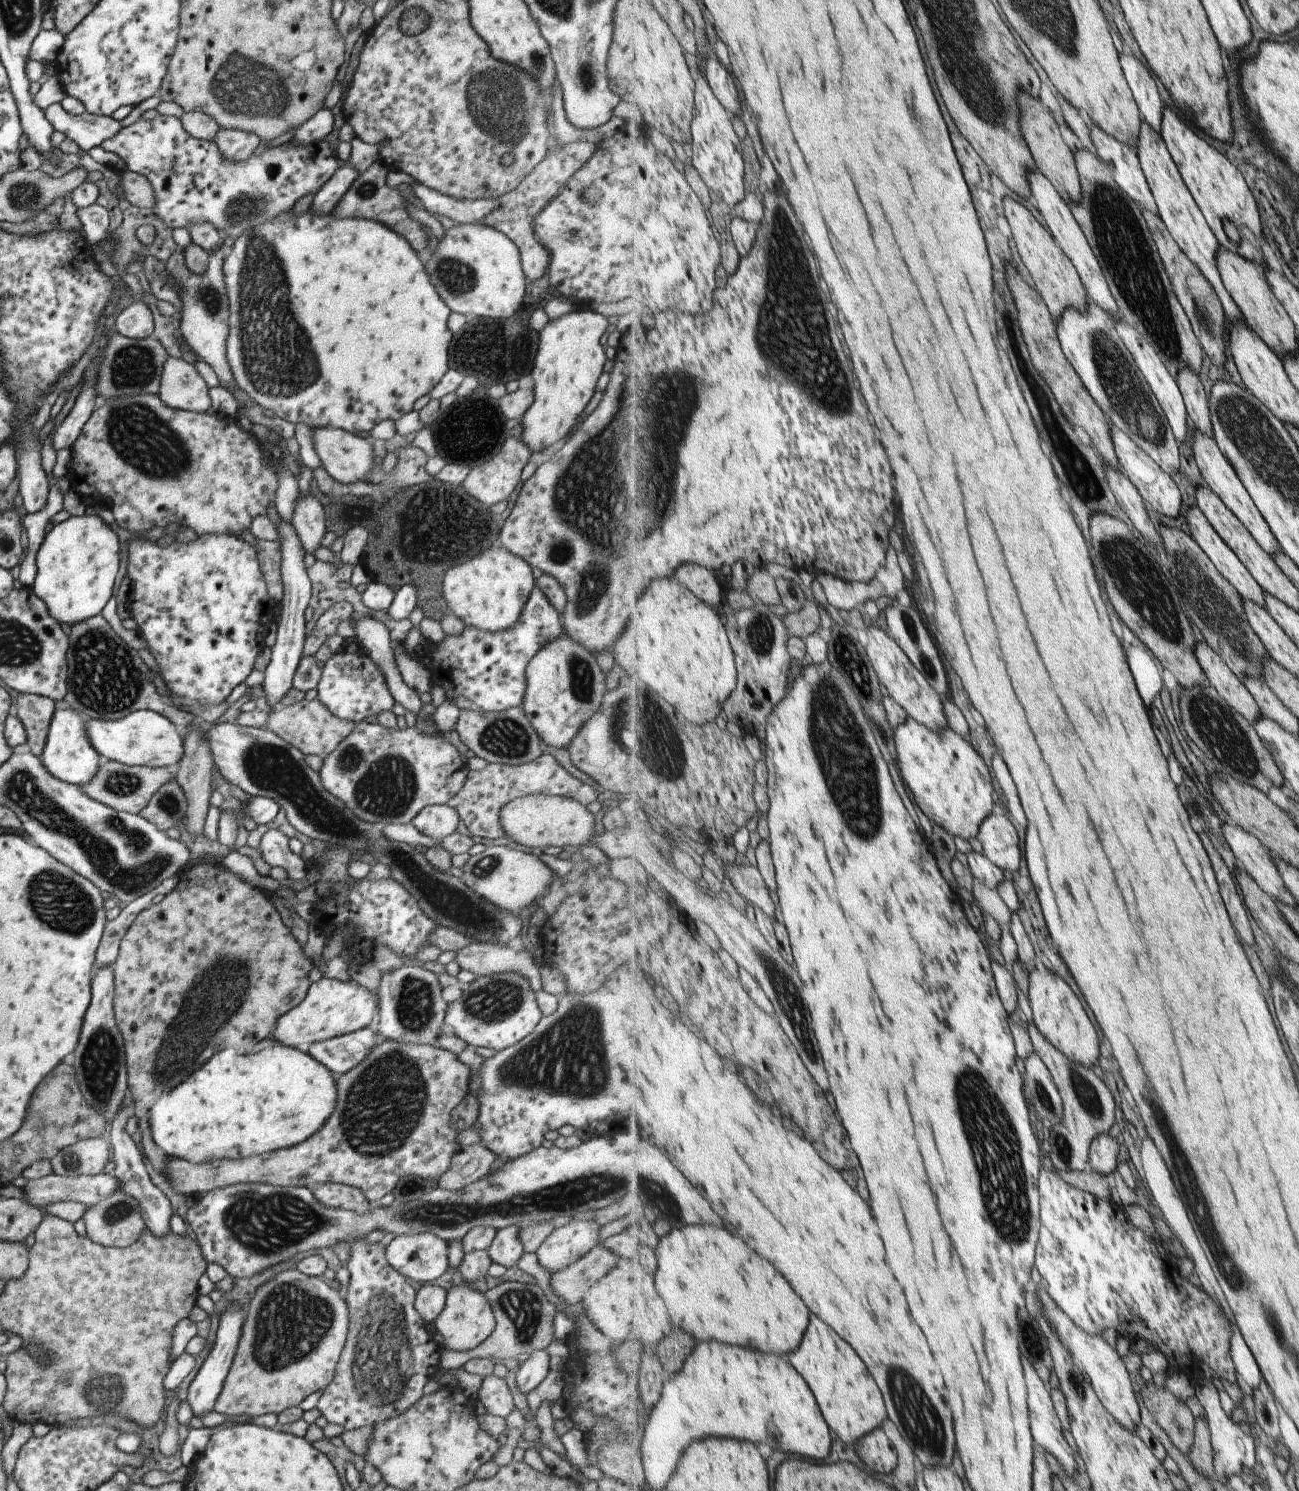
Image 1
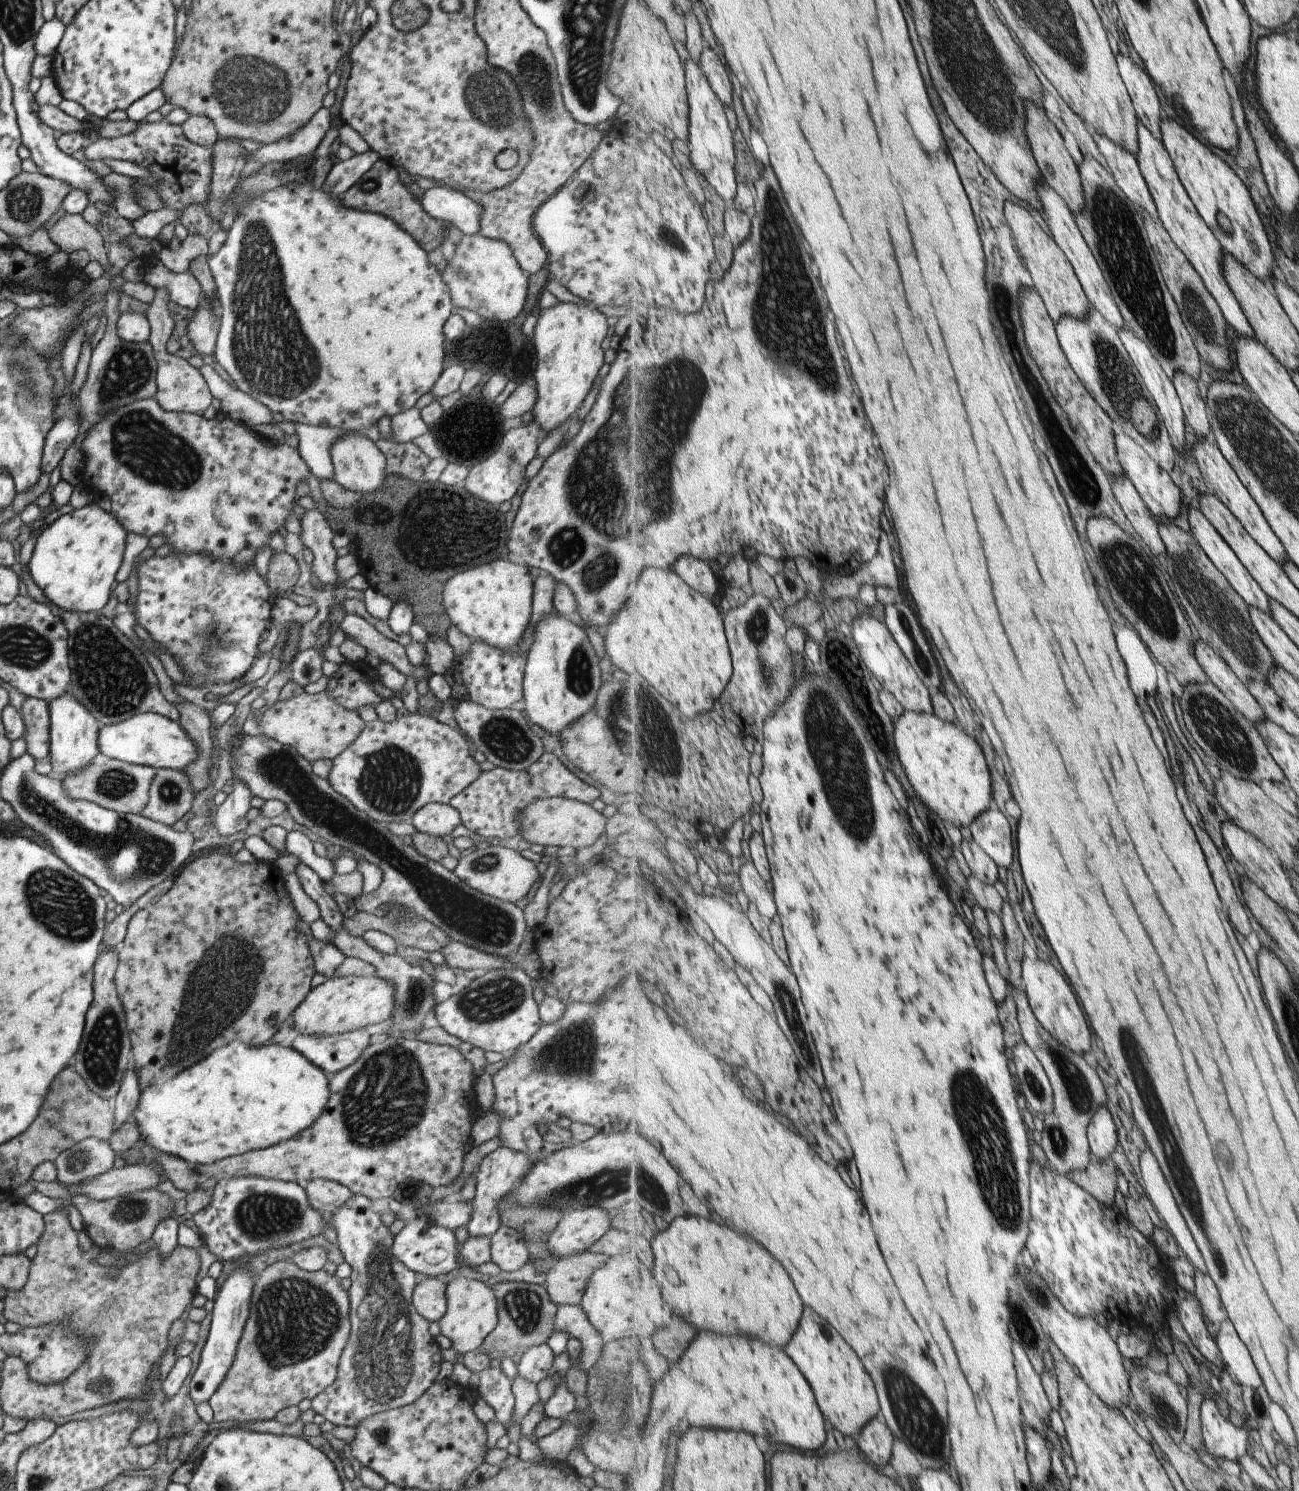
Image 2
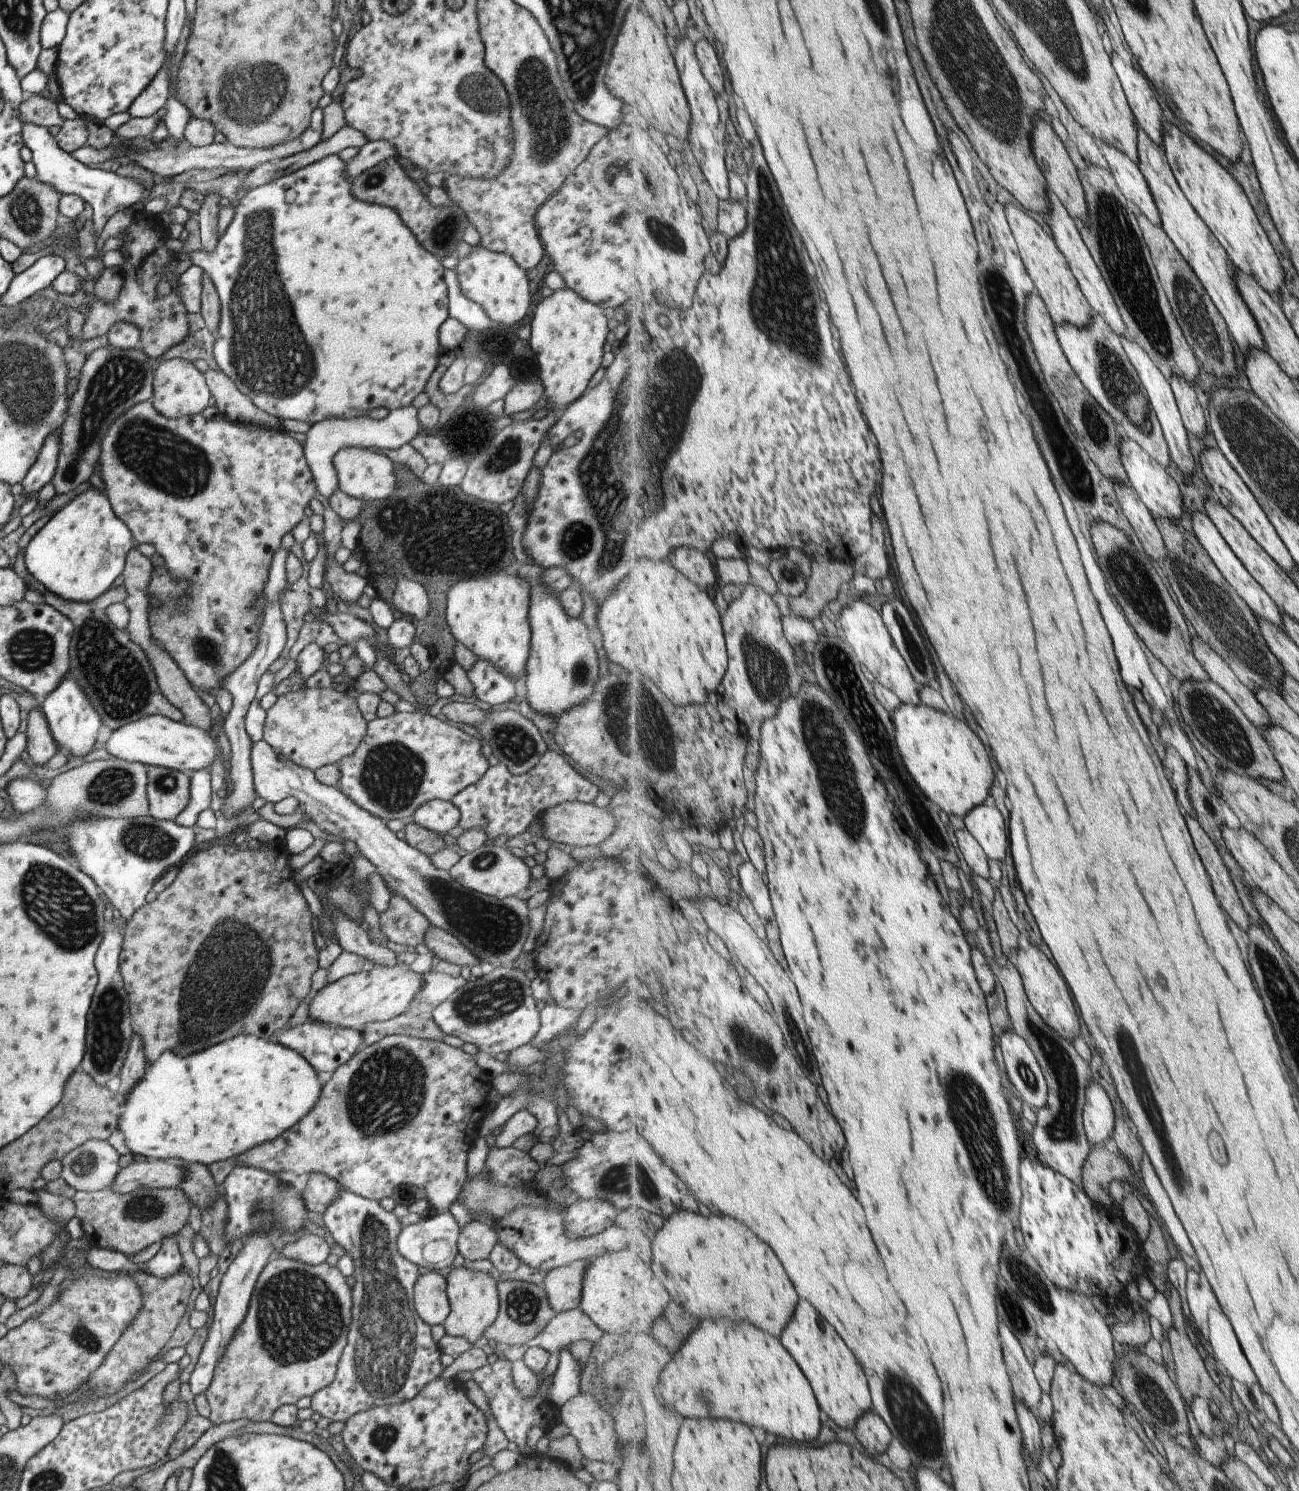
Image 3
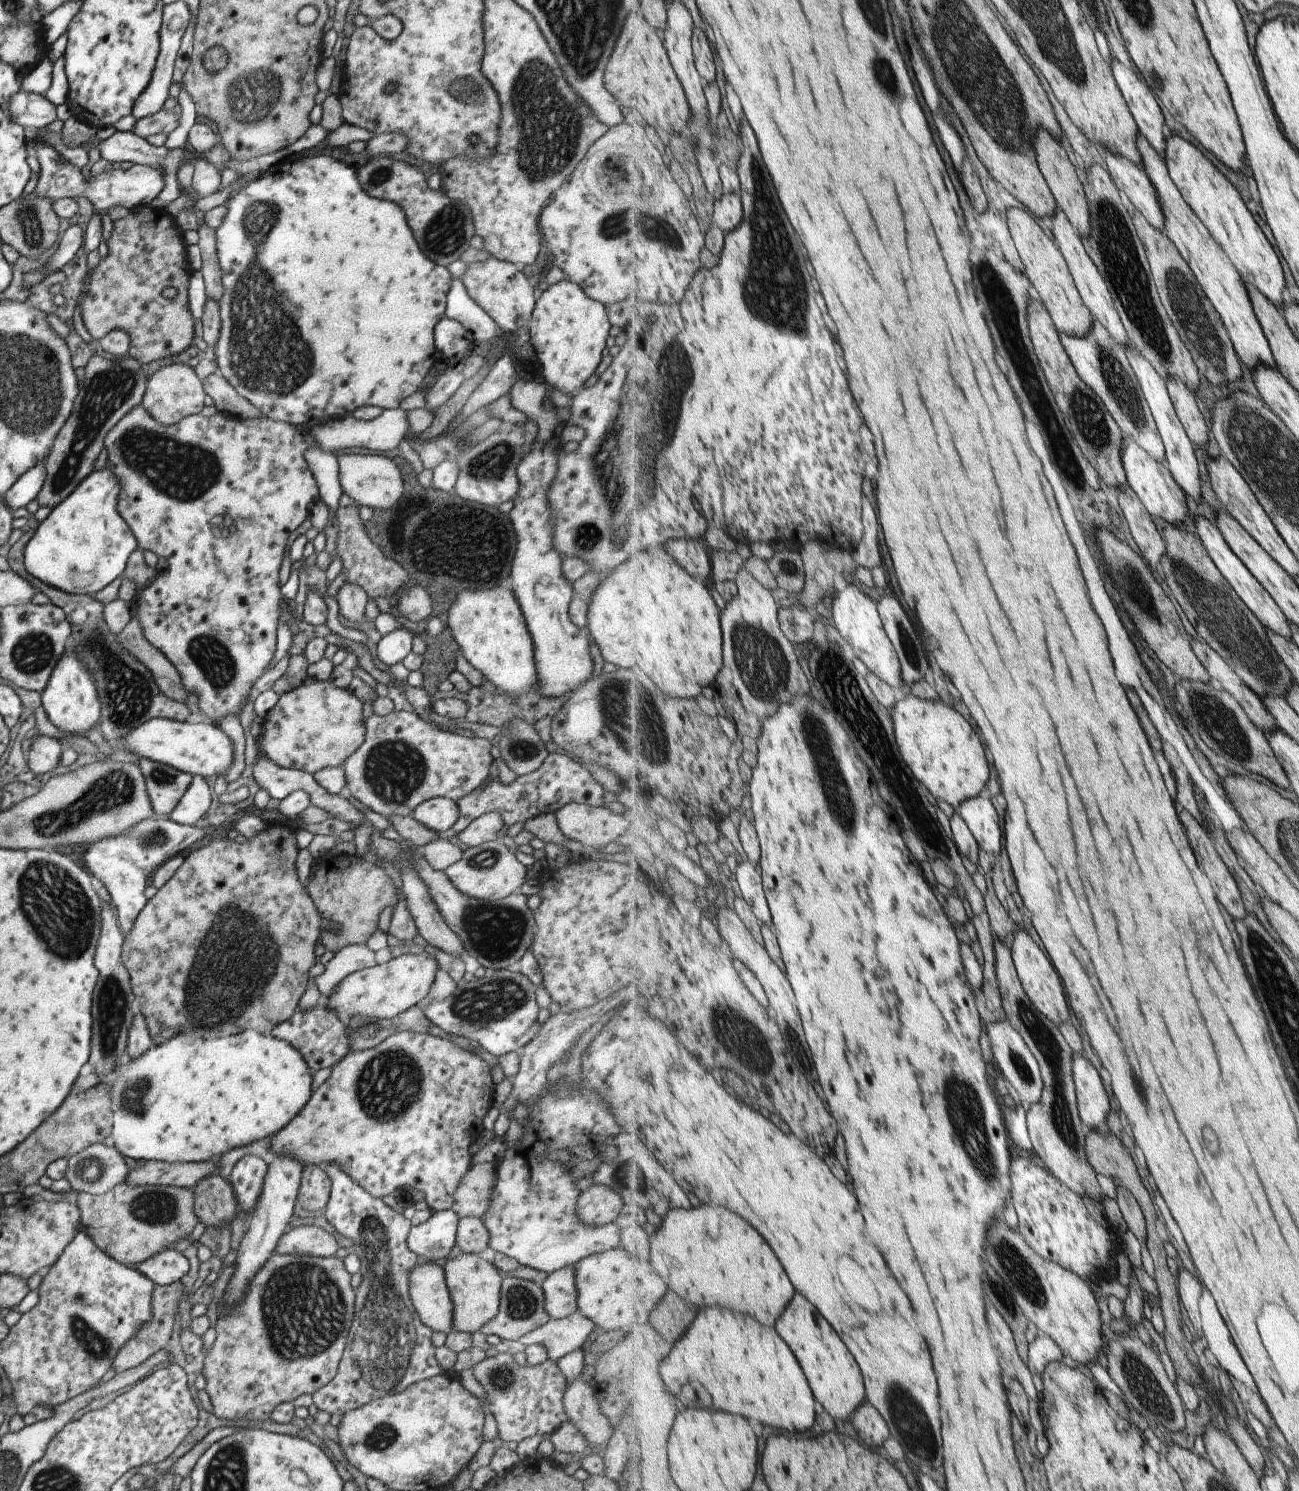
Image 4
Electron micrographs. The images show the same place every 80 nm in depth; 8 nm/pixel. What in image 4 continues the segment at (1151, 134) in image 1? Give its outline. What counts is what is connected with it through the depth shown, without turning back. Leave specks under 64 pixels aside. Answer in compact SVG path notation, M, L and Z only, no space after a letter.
M1140 133L1139 148L1143 157L1141 166L1147 171L1151 182L1157 189L1166 216L1165 232L1188 261L1207 296L1212 300L1213 306L1217 312L1220 312L1232 337L1234 347L1237 348L1237 354L1241 356L1241 360L1245 361L1250 370L1253 370L1258 364L1277 367L1270 341L1256 315L1244 277L1241 276L1236 264L1214 239L1212 232L1205 226L1201 217L1197 216L1197 213L1189 206L1180 188L1176 185L1176 181L1173 180L1166 159L1160 155L1160 152L1143 133Z

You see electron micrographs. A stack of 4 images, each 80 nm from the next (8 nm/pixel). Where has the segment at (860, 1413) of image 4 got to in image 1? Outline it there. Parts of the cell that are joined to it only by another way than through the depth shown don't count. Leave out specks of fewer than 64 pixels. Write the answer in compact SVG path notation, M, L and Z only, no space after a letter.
M884 1428L861 1437L853 1449L873 1472L894 1474L898 1465L898 1452Z

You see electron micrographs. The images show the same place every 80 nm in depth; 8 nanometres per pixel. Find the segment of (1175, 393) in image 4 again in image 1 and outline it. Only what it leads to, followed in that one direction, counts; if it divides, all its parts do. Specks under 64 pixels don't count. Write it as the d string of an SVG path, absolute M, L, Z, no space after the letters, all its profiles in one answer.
M1185 369L1178 374L1176 379L1180 384L1181 392L1184 394L1193 429L1213 437L1214 424L1210 411L1210 395L1204 382L1199 378L1199 373L1193 369Z

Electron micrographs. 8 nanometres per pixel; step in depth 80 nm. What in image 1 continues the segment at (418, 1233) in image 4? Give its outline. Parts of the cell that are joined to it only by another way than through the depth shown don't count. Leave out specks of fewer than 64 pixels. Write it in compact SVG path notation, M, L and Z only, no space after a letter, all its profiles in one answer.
M433 1233L394 1237L384 1248L385 1260L395 1272L415 1282L429 1282L445 1274L447 1241Z

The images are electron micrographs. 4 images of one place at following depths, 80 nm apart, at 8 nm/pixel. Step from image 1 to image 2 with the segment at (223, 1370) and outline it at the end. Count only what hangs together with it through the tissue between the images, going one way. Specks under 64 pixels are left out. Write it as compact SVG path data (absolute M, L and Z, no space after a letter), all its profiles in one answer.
M245 1270L232 1272L217 1290L213 1302L210 1327L203 1348L198 1356L198 1365L189 1379L189 1396L193 1404L208 1402L209 1397L220 1387L221 1381L234 1359L234 1352L249 1316L248 1306L254 1278Z

